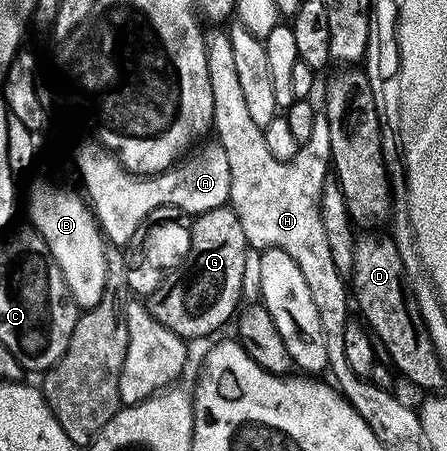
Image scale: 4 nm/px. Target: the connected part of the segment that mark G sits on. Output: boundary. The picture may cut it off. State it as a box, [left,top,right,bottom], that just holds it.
[148,205,248,341]

